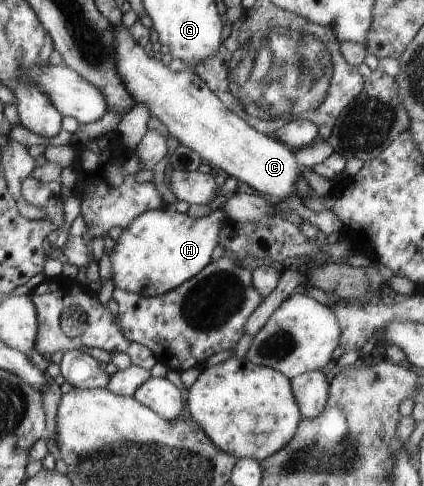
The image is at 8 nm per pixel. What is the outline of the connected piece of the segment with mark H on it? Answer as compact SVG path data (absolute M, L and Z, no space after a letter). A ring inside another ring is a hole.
M168 206L139 214L123 229L109 255L113 286L147 298L161 296L177 288L211 262L226 219L229 220L225 210L219 207L205 218L195 218Z

